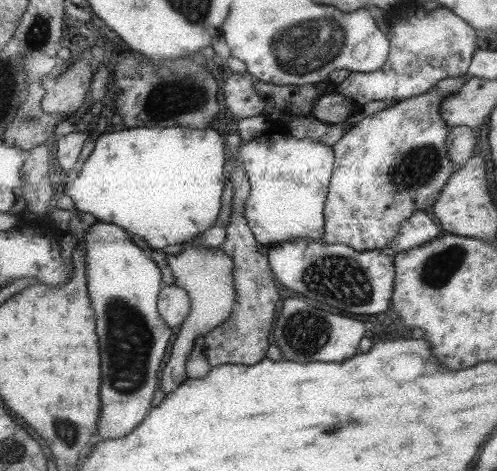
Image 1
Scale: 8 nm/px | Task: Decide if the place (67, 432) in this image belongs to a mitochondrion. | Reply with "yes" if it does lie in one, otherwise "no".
yes

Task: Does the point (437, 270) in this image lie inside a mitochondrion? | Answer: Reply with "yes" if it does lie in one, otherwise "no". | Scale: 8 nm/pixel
yes

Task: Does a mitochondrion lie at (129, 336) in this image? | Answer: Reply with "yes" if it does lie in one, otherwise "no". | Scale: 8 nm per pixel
yes

